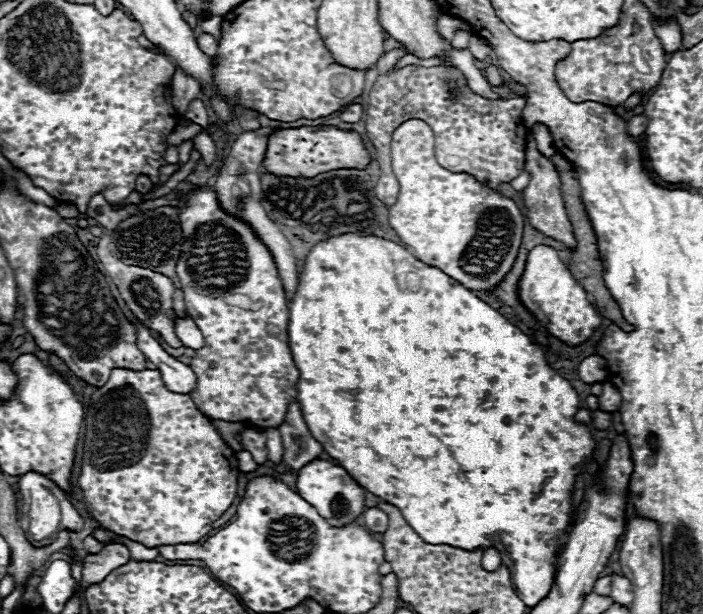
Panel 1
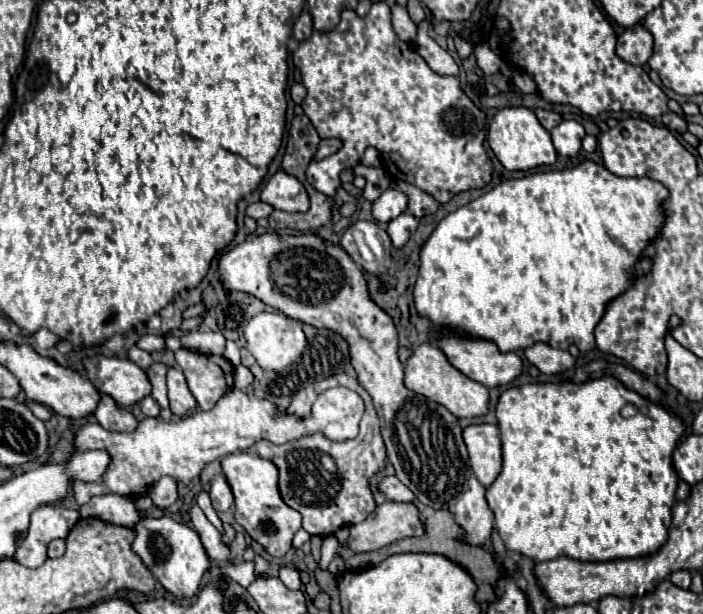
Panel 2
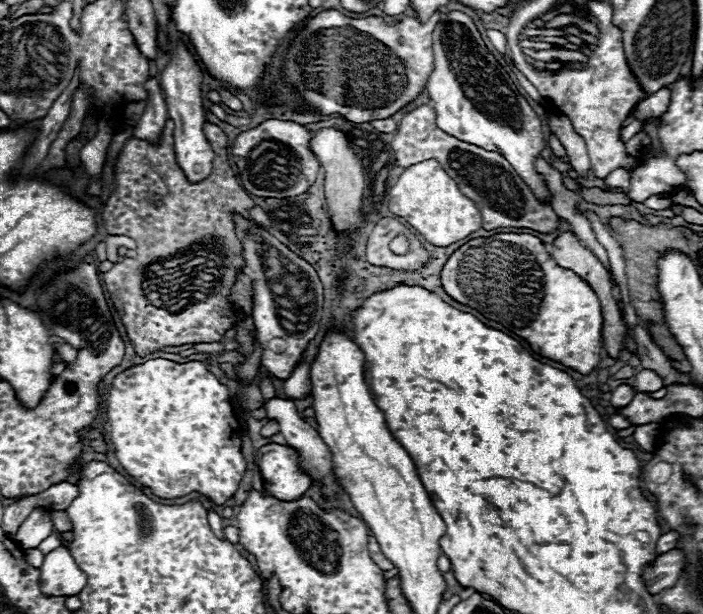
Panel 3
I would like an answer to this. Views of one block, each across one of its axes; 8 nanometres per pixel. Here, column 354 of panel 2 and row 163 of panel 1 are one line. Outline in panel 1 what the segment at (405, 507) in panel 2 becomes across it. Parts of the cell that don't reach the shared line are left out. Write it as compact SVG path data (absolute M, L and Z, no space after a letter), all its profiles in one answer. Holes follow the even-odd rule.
M528 130L528 136L526 136L526 164L524 164L524 170L530 174L528 186L522 190L522 198L524 198L524 206L526 206L526 216L528 216L530 224L536 230L540 230L542 234L562 242L564 246L574 248L576 238L574 238L572 224L570 224L566 208L564 208L562 194L560 194L560 176L558 176L554 164L550 162L550 158L546 158L544 154L538 152L534 136L532 136L530 130Z

